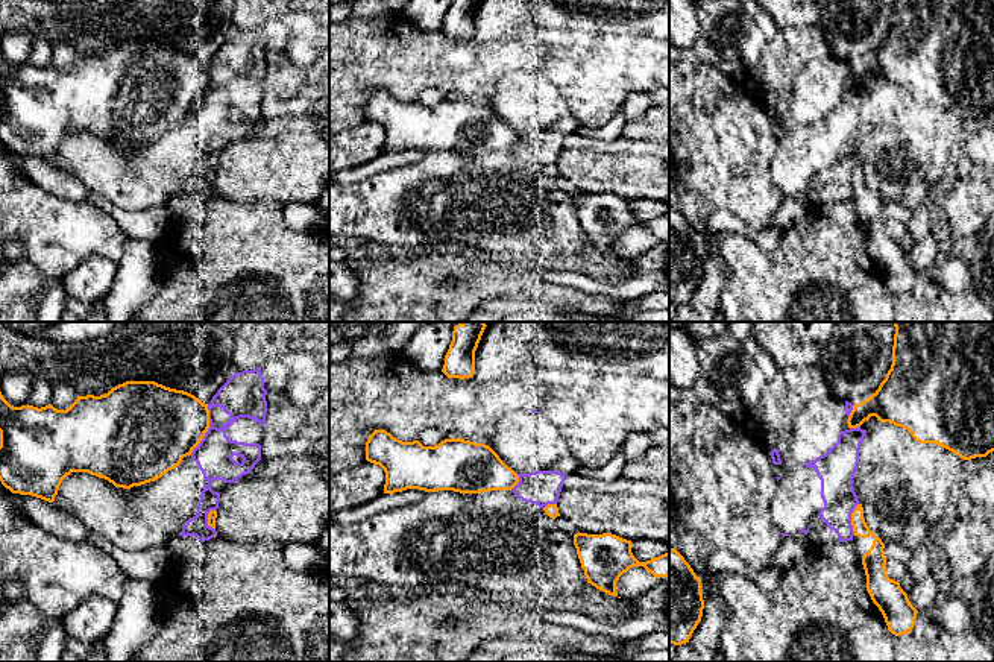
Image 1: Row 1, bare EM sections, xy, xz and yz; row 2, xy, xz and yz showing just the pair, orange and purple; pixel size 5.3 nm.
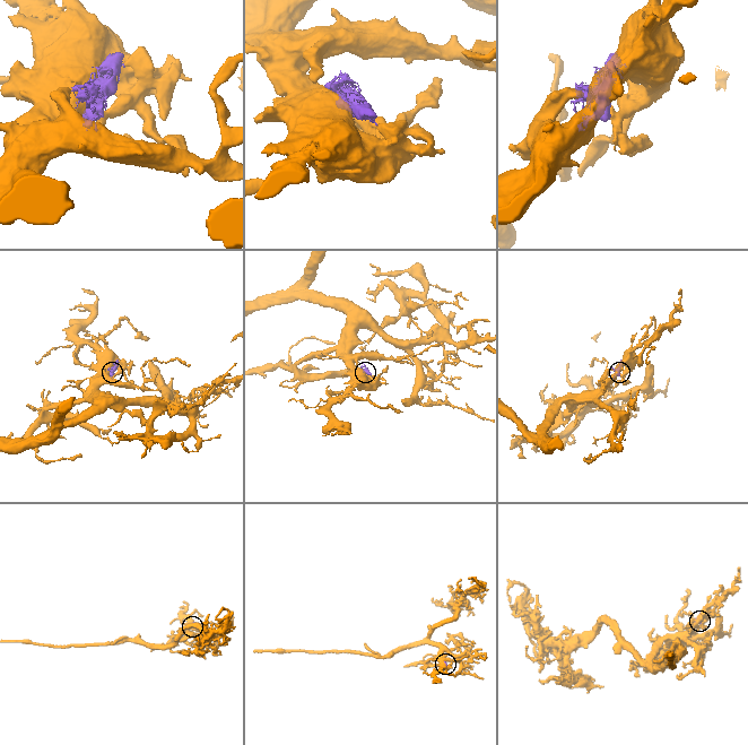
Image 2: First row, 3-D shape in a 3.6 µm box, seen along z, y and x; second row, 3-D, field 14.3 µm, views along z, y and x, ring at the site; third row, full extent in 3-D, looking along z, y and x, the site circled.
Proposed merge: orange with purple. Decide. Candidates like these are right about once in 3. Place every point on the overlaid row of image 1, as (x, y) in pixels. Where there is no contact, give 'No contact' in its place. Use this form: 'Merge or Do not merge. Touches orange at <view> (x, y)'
Do not merge. Touches orange at xy (207, 430)

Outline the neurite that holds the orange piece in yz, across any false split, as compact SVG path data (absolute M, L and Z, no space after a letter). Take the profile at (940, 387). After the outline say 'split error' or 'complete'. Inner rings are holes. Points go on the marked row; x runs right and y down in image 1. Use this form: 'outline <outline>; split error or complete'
outline M892 322L892 364L879 389L854 404L847 419L857 428L871 416L907 430L920 443L936 443L962 460L994 451L994 322Z; complete

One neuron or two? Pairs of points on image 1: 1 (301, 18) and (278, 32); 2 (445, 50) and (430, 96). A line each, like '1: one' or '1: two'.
1: two
2: two

